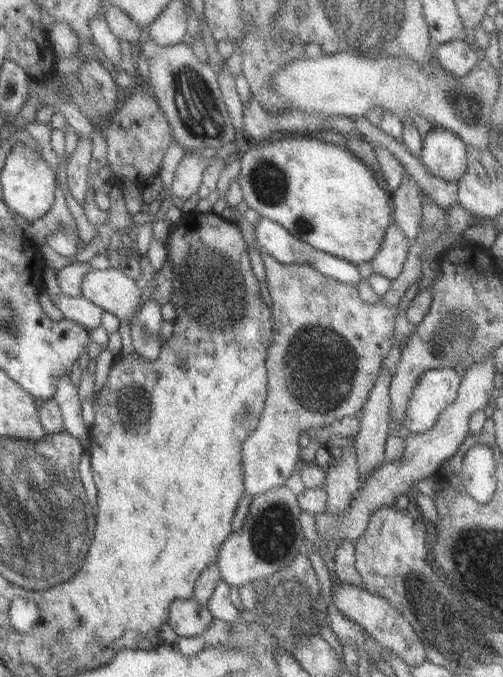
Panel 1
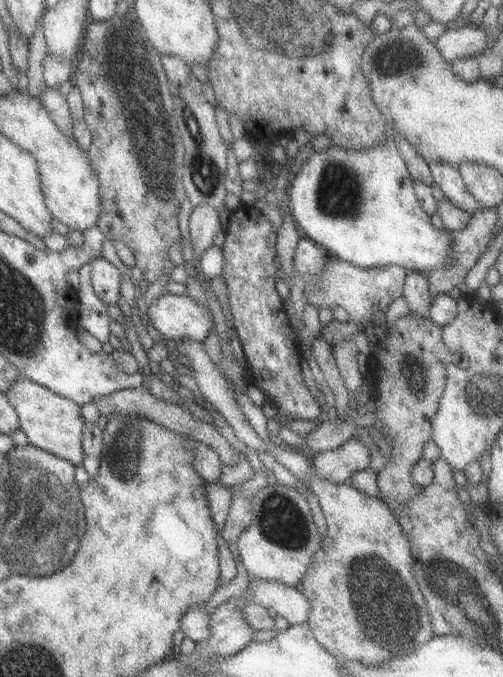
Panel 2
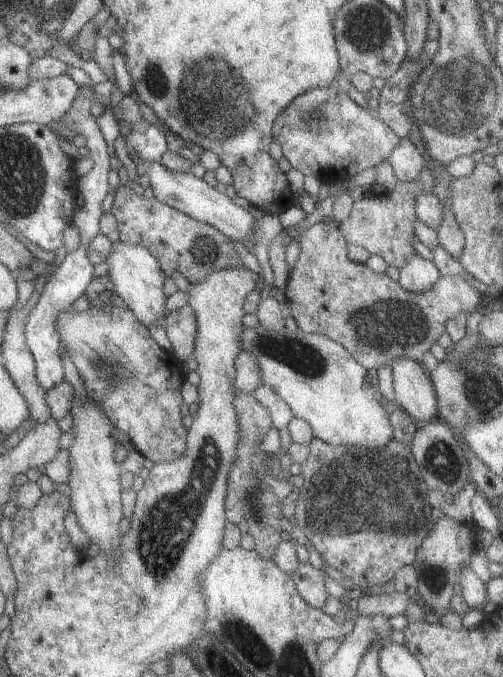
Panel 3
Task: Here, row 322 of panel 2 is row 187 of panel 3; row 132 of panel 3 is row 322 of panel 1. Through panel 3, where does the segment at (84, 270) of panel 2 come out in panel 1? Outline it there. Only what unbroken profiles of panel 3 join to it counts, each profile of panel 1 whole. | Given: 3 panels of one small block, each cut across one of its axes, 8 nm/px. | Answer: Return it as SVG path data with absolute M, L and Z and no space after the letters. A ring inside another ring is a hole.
M49 296L49 298L59 308L59 312L63 314L63 320L73 320L79 326L85 326L85 330L99 328L99 320L101 320L101 314L105 310L101 310L99 306L95 306L87 298L81 298L81 296L79 298Z

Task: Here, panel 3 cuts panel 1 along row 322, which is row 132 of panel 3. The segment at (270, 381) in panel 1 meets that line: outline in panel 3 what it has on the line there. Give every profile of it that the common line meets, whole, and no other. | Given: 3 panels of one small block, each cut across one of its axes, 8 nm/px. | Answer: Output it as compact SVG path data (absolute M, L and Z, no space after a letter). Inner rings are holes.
M337 80L325 88L309 88L305 94L295 96L275 118L271 134L291 168L303 176L315 176L321 184L347 182L351 176L375 168L385 162L401 142L375 114L351 102L347 92L337 86Z

